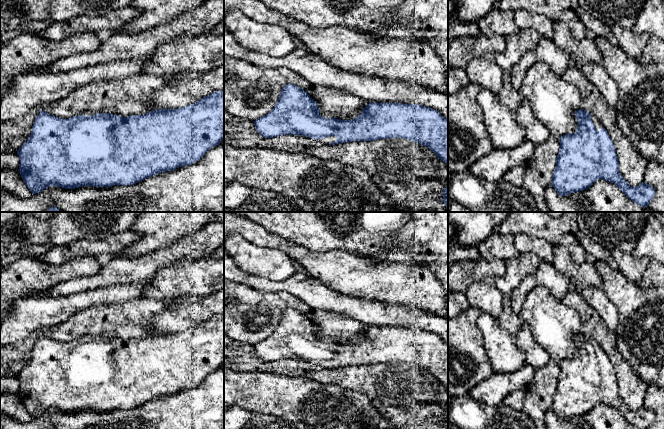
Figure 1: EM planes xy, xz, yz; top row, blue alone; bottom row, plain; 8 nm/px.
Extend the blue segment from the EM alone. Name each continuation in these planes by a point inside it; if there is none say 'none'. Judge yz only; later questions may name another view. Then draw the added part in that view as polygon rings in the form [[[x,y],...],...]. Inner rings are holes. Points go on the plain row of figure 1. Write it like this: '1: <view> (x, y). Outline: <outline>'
1: yz (595, 344). Outline: [[[591,339],[591,344],[595,350],[595,352],[600,355],[602,353],[602,348],[599,345],[599,343],[597,341],[595,341],[594,339]]]

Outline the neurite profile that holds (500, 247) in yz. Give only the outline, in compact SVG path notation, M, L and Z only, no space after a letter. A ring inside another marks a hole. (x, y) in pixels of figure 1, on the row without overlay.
M494 233L478 246L481 258L486 261L506 261L519 255L514 243L514 235Z

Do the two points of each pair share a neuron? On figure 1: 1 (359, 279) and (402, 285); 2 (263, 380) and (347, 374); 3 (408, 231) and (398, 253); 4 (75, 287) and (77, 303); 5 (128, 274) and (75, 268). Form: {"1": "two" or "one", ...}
{"1": "one", "2": "two", "3": "two", "4": "two", "5": "two"}

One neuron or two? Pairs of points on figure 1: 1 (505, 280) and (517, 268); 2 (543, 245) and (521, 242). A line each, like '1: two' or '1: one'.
1: one
2: one

